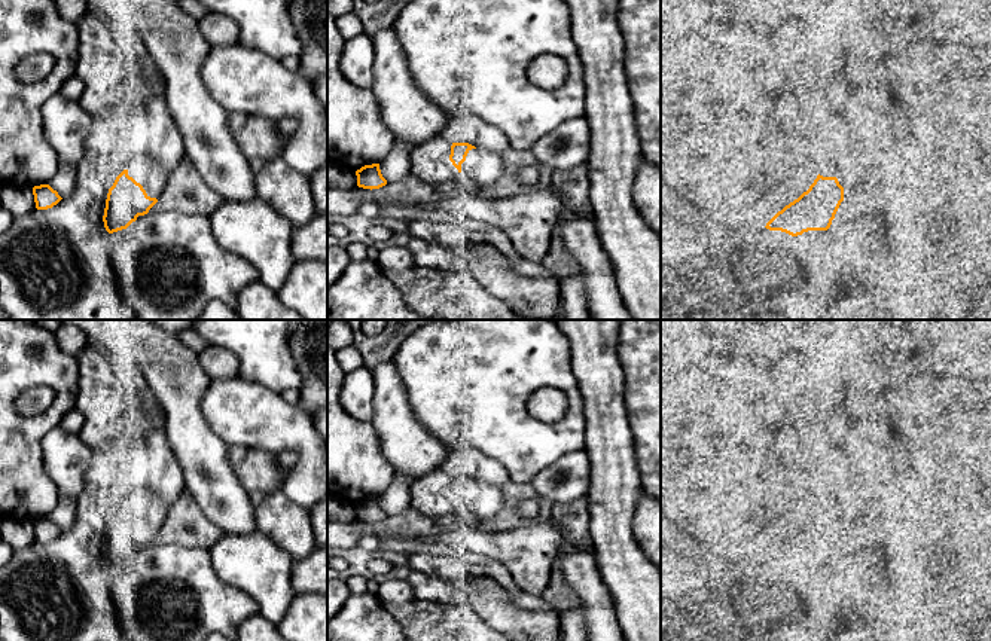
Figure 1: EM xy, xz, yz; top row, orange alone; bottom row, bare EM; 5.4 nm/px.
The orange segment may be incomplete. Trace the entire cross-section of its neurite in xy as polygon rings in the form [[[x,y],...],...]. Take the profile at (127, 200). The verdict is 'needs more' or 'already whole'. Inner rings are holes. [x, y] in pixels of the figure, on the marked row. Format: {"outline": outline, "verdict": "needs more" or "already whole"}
{"outline": [[[147,153],[134,156],[109,189],[104,228],[109,233],[126,229],[158,202],[167,184],[167,174]]], "verdict": "needs more"}

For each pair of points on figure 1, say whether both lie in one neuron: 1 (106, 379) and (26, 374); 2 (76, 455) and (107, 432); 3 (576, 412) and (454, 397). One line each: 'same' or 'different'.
1: different
2: different
3: same

